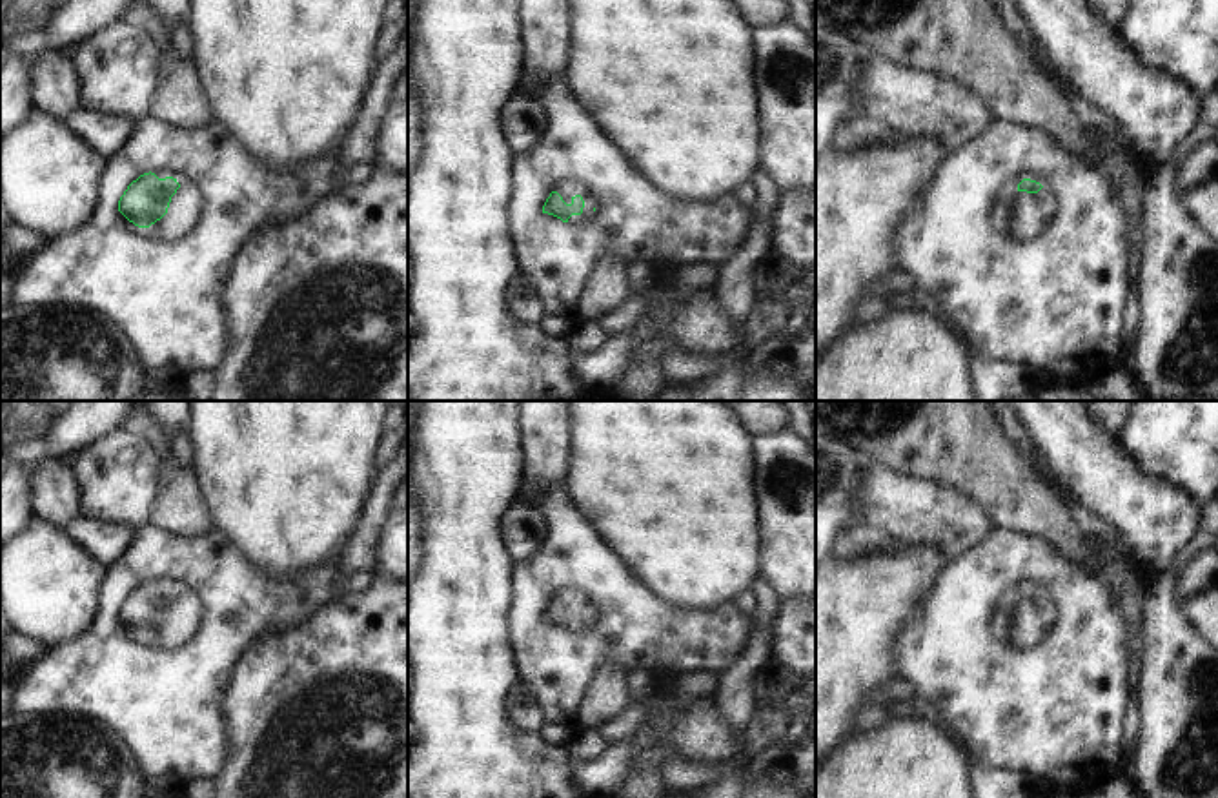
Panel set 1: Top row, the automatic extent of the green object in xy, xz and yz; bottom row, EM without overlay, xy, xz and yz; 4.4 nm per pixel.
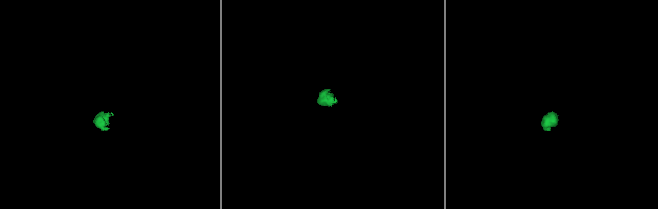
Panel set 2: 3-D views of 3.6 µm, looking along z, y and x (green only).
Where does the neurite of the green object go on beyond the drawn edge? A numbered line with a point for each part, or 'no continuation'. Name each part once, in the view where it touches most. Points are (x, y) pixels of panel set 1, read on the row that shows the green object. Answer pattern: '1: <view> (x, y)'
1: xy (164, 285)

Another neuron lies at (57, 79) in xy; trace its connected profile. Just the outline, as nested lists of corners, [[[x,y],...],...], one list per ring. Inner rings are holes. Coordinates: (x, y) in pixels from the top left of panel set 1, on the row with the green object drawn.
[[[62,51],[46,53],[33,67],[35,102],[42,111],[69,120],[80,111],[80,71]]]

